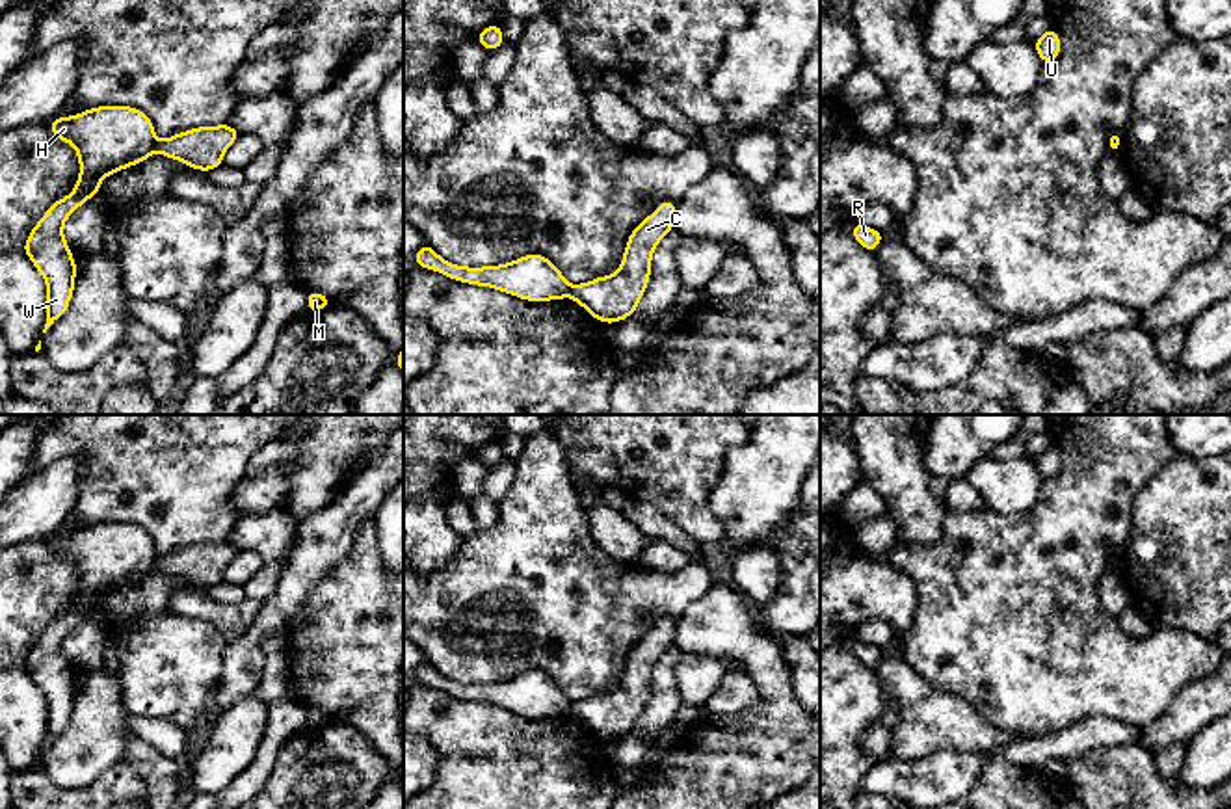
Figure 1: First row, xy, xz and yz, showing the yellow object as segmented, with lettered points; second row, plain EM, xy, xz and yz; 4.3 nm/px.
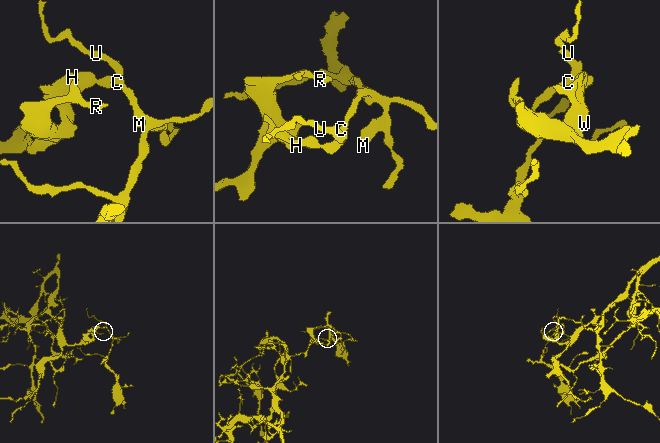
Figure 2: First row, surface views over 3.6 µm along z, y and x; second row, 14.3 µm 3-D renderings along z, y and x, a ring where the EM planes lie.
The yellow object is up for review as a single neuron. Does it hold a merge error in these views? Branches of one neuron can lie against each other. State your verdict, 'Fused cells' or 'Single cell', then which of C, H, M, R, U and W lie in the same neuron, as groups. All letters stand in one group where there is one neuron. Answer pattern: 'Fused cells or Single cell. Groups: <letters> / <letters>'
Fused cells. Groups: C M U / H R W

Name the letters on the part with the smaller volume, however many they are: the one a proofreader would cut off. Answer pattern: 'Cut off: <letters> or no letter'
Cut off: C, M, U

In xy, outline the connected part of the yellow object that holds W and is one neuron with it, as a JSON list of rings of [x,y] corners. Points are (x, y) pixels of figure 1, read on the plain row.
[[[97,523],[73,534],[54,534],[50,549],[76,565],[80,593],[76,595],[76,604],[67,614],[58,616],[37,638],[22,666],[46,697],[46,740],[43,749],[63,733],[74,709],[76,681],[63,655],[65,636],[99,610],[104,593],[147,577],[156,562],[152,537],[132,523]]]

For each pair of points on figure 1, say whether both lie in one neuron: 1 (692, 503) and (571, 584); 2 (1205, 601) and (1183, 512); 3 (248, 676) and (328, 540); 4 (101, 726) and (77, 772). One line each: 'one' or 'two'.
1: two
2: one
3: one
4: one

